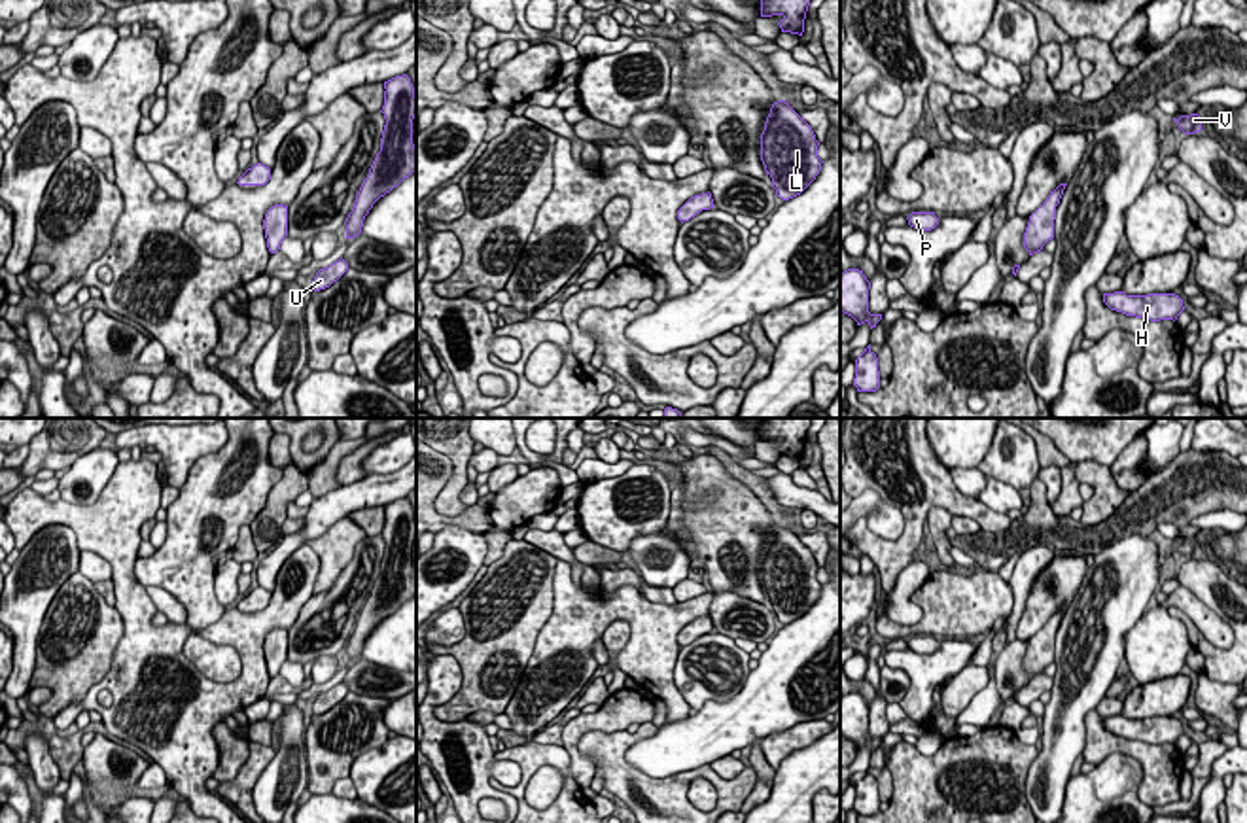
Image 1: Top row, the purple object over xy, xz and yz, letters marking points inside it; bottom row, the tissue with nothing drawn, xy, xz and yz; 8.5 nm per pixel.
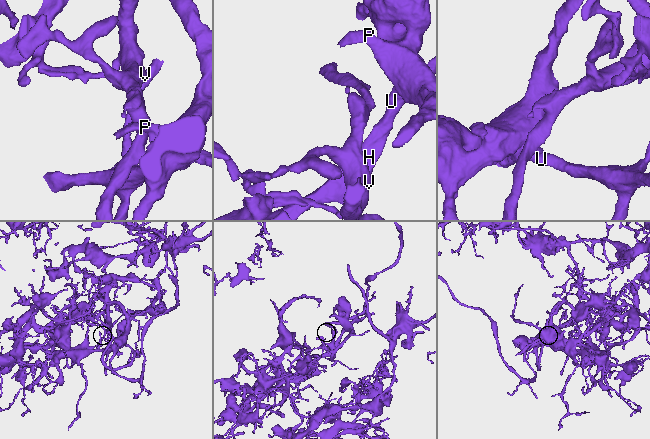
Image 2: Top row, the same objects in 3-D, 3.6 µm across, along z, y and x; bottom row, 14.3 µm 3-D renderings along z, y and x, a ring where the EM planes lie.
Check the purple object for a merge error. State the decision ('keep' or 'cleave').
keep

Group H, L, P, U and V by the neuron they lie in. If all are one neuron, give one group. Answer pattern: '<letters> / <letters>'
H L P U V

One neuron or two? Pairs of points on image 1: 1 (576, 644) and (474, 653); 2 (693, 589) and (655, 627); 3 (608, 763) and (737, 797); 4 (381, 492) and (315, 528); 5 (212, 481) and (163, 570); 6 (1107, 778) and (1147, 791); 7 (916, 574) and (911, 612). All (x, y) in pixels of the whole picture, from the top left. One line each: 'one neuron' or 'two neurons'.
1: two neurons
2: two neurons
3: one neuron
4: one neuron
5: one neuron
6: two neurons
7: one neuron

